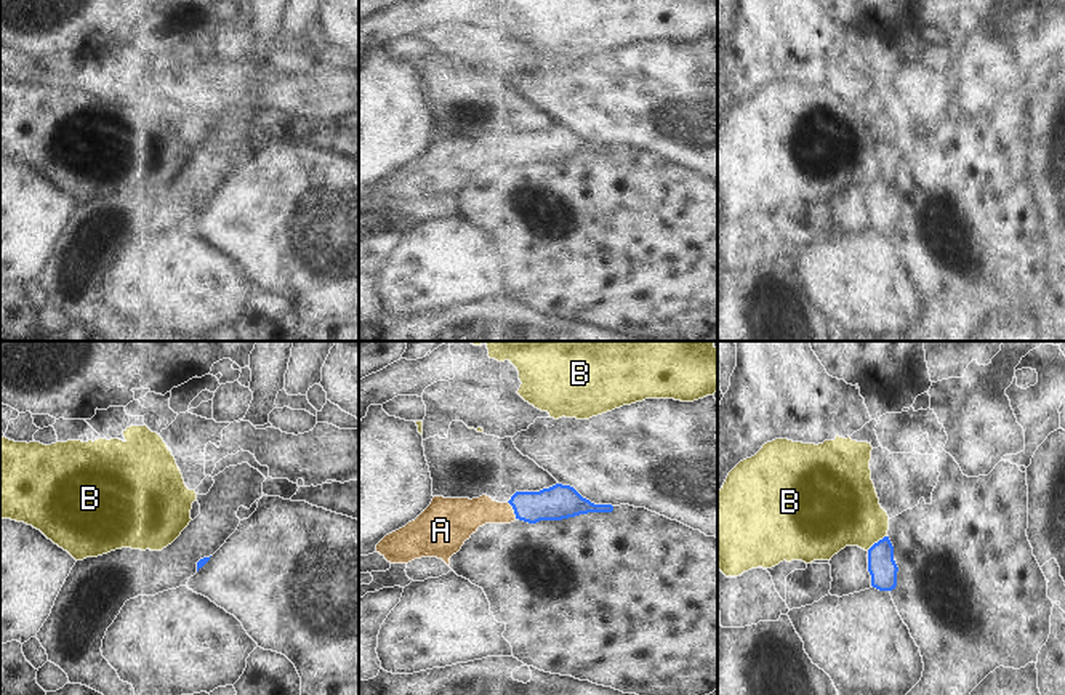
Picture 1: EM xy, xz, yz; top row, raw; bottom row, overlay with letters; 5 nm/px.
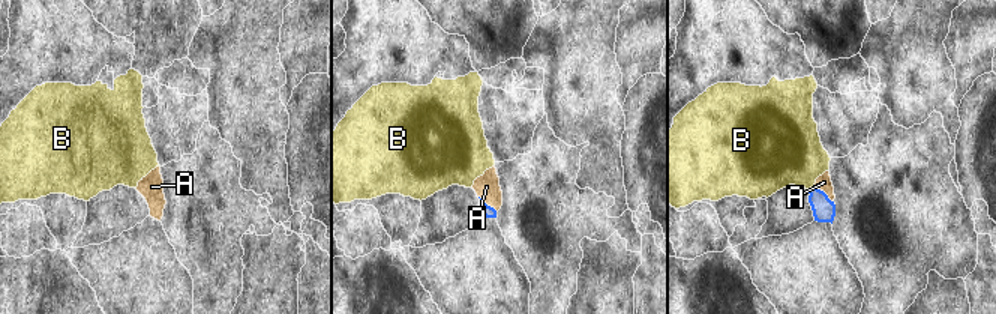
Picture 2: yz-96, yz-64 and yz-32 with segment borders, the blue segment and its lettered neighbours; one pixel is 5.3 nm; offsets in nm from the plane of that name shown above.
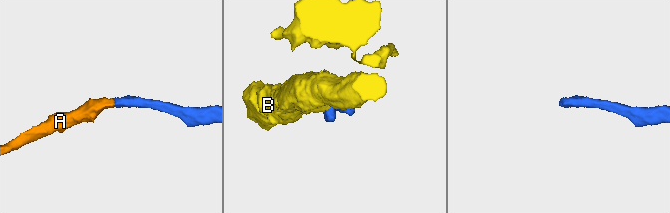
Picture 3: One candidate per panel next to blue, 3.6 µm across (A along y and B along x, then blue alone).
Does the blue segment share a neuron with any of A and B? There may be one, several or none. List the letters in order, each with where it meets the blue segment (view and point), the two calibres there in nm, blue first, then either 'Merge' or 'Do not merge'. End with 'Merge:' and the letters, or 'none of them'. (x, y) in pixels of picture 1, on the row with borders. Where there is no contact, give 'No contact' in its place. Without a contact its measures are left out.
A: Touches blue at xz (513, 508). Thickness 180 nm (blue) against 180 nm. Merge
B: Touches blue at yz (878, 542). Thickness 140 nm (blue) against 380 nm. Do not merge
Merge: A

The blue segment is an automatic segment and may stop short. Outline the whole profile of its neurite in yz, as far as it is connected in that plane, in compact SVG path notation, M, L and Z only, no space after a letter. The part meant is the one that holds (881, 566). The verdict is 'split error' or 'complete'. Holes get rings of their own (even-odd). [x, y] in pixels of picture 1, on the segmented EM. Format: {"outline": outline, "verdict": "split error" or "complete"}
{"outline": "M884 536L868 549L868 572L873 588L879 591L895 589L898 567L894 560L894 546L889 536Z", "verdict": "complete"}

